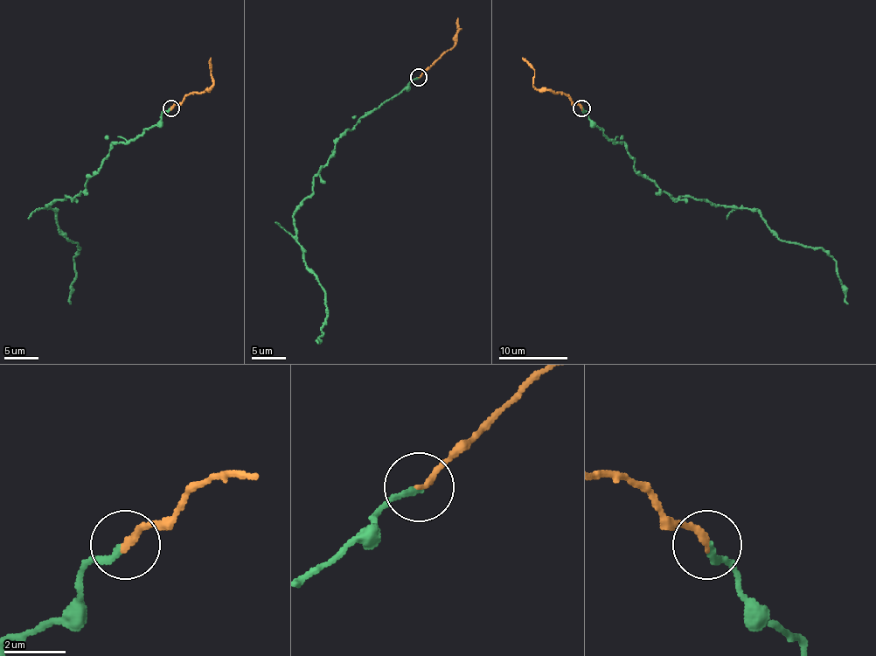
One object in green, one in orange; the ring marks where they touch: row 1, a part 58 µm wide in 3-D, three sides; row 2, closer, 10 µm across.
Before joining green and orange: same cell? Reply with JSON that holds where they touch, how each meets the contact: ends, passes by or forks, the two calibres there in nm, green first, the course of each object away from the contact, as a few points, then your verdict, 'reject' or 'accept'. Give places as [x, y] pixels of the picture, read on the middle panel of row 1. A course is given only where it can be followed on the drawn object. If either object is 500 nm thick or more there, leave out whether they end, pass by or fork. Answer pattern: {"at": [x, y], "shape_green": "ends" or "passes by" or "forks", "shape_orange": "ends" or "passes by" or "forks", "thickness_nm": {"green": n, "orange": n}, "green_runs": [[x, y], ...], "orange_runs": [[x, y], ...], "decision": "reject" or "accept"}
{"at": [418, 77], "shape_green": "ends", "shape_orange": "ends", "thickness_nm": {"green": 240, "orange": 200}, "green_runs": [[419, 78], [338, 139], [314, 177], [312, 192], [294, 215], [295, 240], [326, 299], [317, 344]], "orange_runs": [[419, 78], [453, 46], [455, 35], [460, 30], [458, 17]], "decision": "accept"}

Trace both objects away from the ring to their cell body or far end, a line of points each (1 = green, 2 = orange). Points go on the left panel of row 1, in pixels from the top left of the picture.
1: (171, 108), (141, 135), (113, 142), (109, 156), (73, 198), (46, 205), (79, 245), (70, 303)
2: (171, 108), (191, 94), (207, 90), (212, 86), (211, 58)

